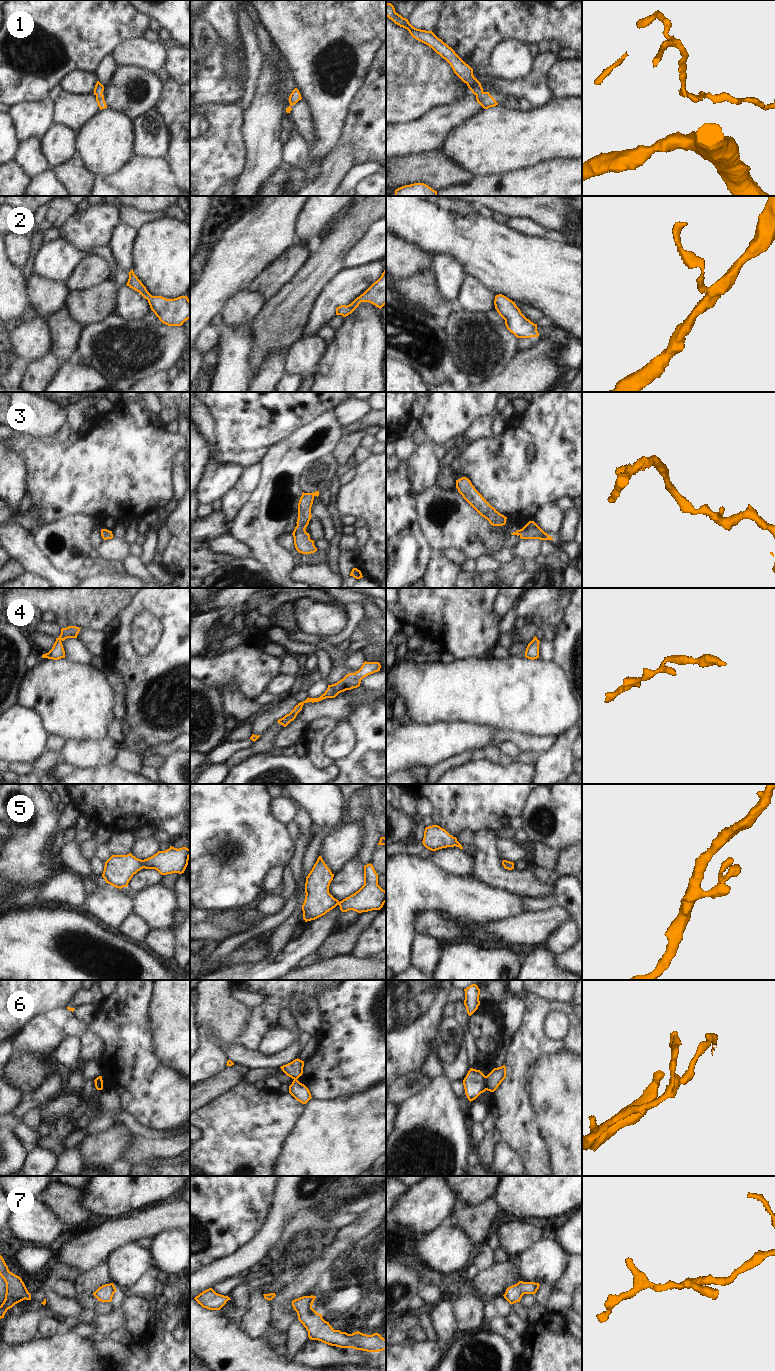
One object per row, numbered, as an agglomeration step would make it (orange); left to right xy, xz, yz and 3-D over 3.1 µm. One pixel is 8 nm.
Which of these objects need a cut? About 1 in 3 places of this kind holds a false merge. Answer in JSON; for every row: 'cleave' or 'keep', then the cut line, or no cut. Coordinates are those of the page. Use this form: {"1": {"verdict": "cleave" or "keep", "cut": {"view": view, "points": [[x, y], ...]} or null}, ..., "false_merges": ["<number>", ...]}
{"1": {"verdict": "keep", "cut": null}, "2": {"verdict": "keep", "cut": null}, "3": {"verdict": "keep", "cut": null}, "4": {"verdict": "keep", "cut": null}, "5": {"verdict": "keep", "cut": null}, "6": {"verdict": "cleave", "cut": {"view": "yz", "points": [[485, 1076], [486, 1089]]}}, "7": {"verdict": "keep", "cut": null}, "false_merges": ["6"]}

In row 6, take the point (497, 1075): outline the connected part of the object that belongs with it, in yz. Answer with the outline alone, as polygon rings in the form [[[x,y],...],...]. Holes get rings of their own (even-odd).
[[[505,1065],[498,1068],[494,1068],[486,1076],[486,1090],[494,1092],[505,1078],[506,1078]]]

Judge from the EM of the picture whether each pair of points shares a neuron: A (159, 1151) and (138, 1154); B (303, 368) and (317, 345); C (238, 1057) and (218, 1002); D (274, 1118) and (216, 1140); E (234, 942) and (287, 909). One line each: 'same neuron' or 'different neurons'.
A: same neuron
B: same neuron
C: different neurons
D: same neuron
E: same neuron

